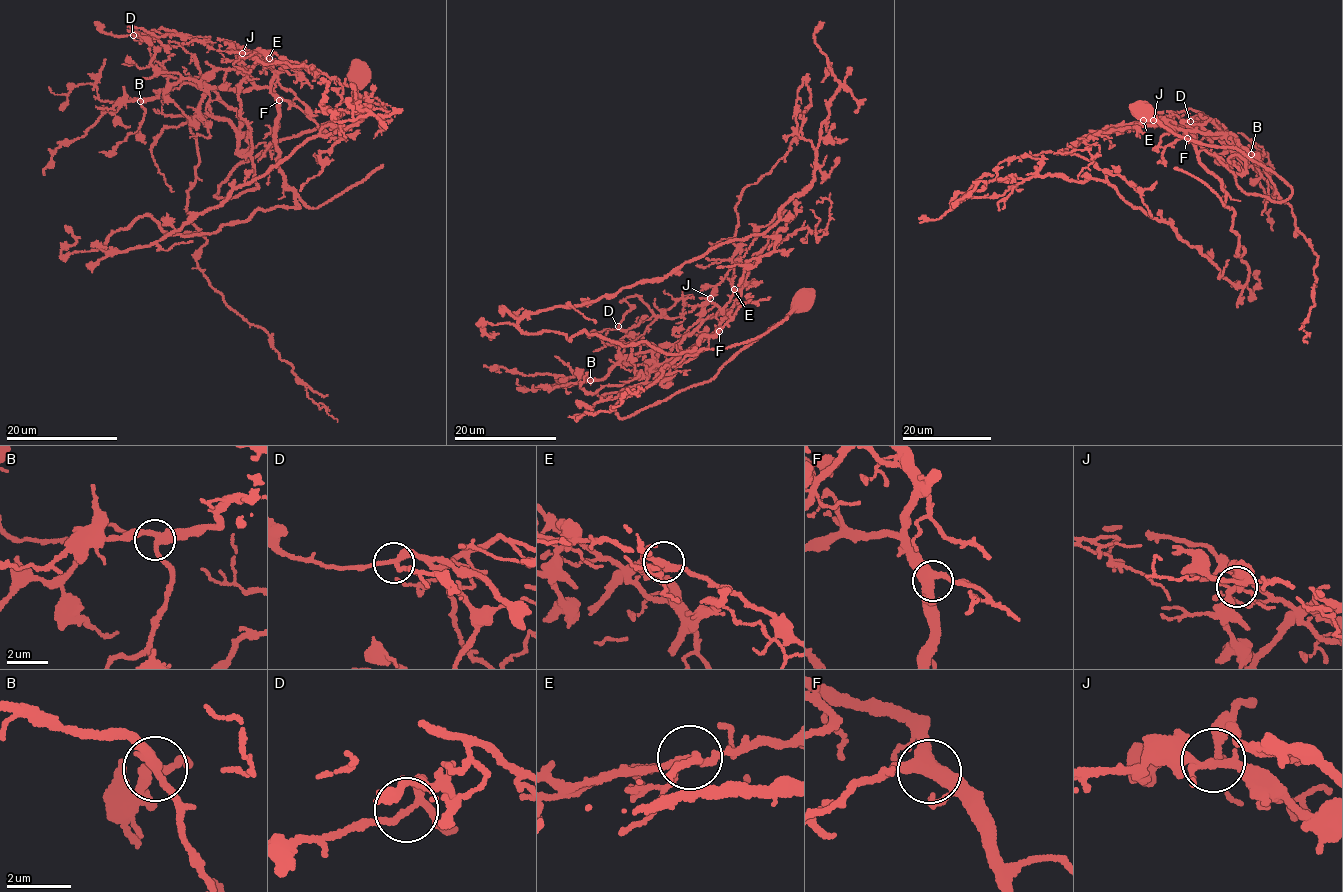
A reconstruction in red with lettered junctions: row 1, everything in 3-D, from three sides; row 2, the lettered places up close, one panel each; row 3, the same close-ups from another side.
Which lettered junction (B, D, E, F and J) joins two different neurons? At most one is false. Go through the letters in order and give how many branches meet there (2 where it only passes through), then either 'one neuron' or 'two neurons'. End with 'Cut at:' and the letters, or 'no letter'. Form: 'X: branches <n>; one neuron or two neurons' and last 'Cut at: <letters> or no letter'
B: branches 4; one neuron
D: branches 3; one neuron
E: branches 4; one neuron
F: branches 4; one neuron
J: branches 4; two neurons
Cut at: J

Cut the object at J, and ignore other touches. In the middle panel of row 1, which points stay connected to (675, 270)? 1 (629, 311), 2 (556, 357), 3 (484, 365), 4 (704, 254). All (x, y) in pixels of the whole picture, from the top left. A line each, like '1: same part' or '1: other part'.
1: other part
2: other part
3: other part
4: same part

